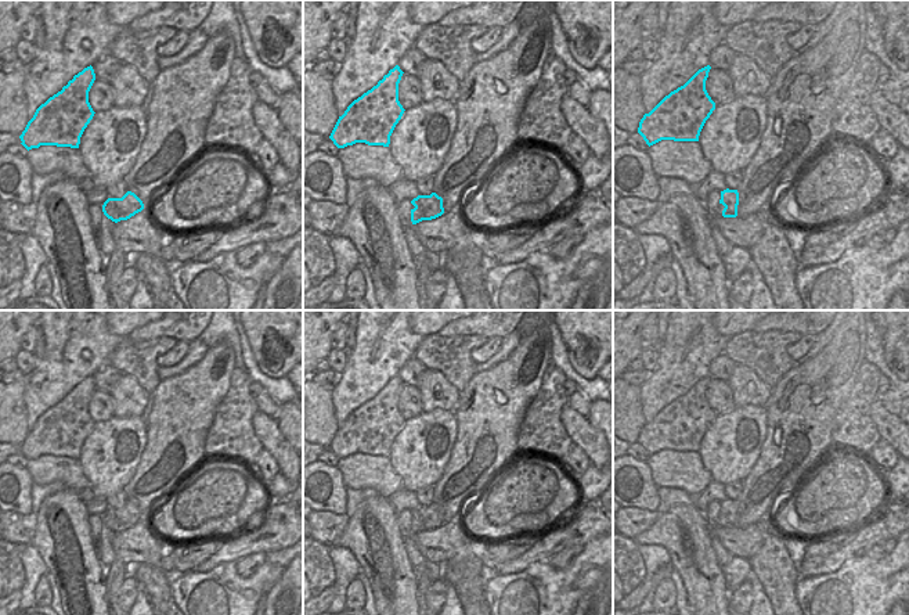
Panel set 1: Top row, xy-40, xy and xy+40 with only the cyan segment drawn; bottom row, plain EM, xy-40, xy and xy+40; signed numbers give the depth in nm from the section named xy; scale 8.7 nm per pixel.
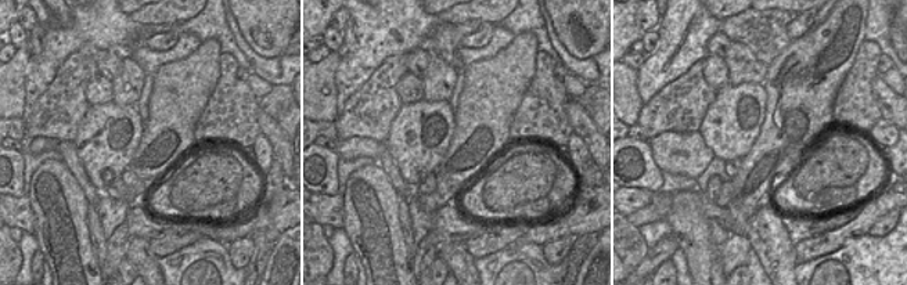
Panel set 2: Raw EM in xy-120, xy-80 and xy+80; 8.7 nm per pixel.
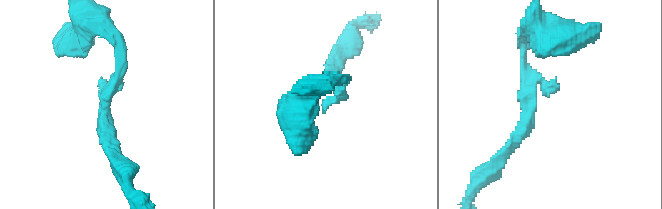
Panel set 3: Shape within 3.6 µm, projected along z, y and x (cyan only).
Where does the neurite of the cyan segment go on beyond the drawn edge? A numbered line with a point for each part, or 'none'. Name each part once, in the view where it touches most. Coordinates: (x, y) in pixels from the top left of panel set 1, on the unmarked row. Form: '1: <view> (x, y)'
none

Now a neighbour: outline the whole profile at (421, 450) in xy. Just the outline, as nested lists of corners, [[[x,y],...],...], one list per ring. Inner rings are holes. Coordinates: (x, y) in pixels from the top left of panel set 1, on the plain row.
[[[434,409],[430,413],[405,420],[390,446],[390,463],[401,478],[401,488],[416,492],[425,486],[434,485],[444,474],[450,460],[451,449],[457,439],[457,420],[454,411]]]

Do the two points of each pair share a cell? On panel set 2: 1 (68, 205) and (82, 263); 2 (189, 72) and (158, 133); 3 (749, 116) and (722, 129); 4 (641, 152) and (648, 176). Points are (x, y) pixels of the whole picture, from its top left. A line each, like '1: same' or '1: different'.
1: same
2: same
3: same
4: same

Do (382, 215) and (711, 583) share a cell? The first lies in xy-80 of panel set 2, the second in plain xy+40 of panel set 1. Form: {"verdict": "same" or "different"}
{"verdict": "same"}

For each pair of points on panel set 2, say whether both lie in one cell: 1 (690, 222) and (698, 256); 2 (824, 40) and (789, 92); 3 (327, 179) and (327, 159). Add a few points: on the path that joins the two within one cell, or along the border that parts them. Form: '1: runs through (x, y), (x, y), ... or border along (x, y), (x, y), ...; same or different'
1: runs through (691, 230), (697, 248); same
2: runs through (803, 51), (792, 51), (780, 65), (771, 80); same
3: runs through (327, 175), (327, 163); same

